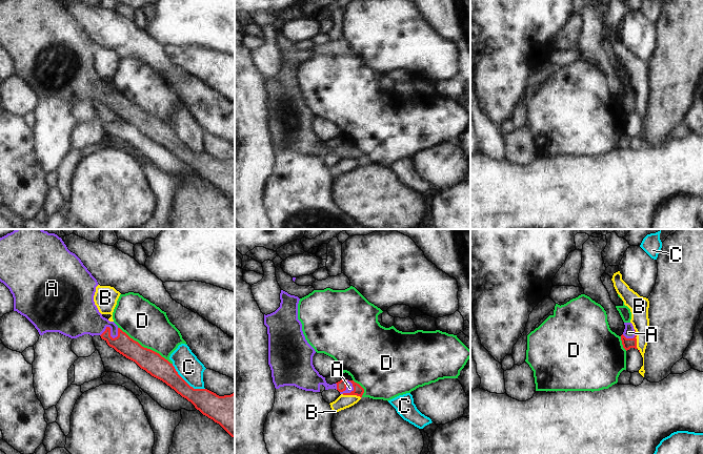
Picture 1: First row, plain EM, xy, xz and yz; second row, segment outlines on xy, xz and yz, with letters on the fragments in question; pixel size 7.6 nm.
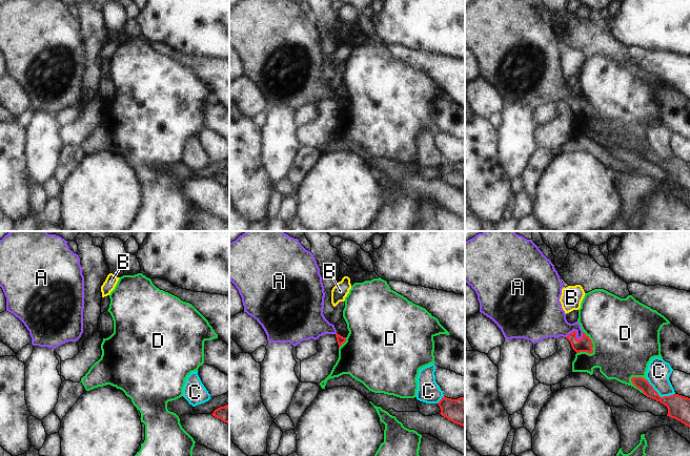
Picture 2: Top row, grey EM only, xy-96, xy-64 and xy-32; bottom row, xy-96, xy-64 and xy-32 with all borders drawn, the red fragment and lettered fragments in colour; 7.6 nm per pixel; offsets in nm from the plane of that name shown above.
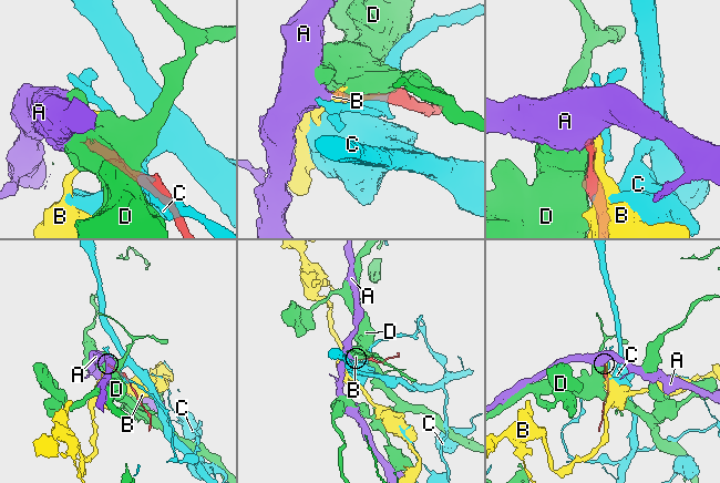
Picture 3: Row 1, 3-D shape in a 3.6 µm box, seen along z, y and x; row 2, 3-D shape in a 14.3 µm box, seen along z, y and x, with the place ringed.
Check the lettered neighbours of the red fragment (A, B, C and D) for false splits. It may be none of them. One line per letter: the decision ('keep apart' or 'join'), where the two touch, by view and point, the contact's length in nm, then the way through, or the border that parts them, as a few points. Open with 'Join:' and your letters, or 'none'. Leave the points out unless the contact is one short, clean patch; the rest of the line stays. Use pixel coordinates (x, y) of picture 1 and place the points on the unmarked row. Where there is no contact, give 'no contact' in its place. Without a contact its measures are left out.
Join: A
A: join; contact xz (348, 158); length 120 nm; way xz (358, 155), (348, 158), (349, 152)
B: keep apart; contact yz (636, 105); length 180 nm; border yz (635, 94), (636, 110), (640, 116)
C: keep apart; contact xy (185, 146); length 320 nm
D: keep apart; contact xy (145, 112); length 500 nm

